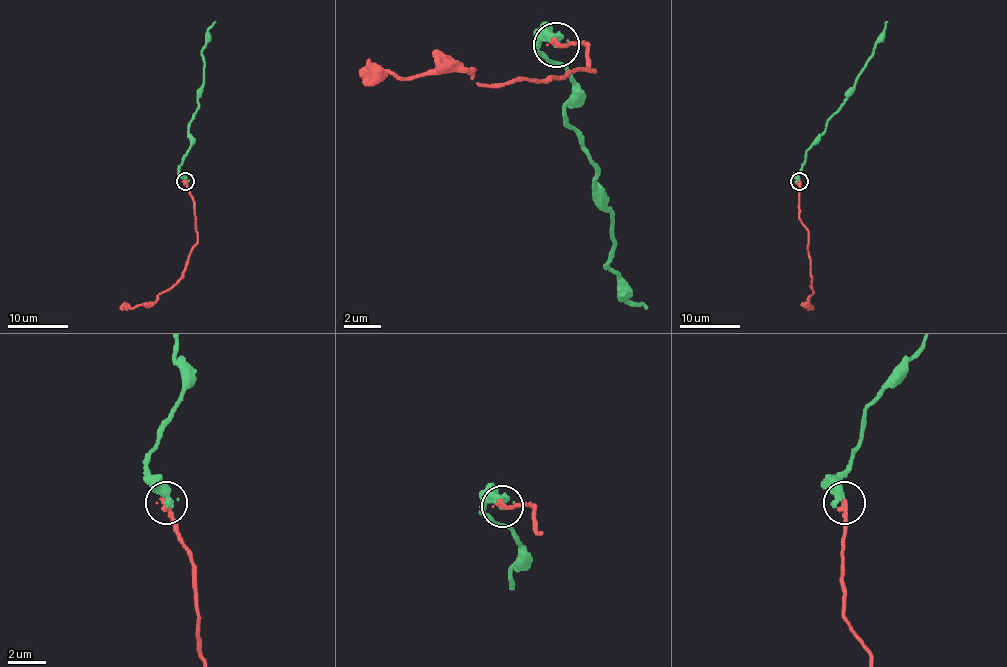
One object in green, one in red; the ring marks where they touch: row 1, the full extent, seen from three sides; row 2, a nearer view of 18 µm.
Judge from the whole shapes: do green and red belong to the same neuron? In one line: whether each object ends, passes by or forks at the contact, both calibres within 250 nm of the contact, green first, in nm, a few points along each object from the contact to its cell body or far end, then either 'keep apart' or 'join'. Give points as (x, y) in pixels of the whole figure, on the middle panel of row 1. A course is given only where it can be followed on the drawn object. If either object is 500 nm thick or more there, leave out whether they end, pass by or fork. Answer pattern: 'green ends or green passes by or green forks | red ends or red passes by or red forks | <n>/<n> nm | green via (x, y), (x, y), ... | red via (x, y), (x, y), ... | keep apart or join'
green passes by | red ends | 200/320 nm | green via (553, 43), (539, 43), (571, 75), (566, 121), (612, 212), (608, 267), (621, 295), (649, 308) | red via (557, 43), (585, 43), (594, 71), (507, 84), (475, 84), (470, 71), (370, 75), (361, 66) | join

